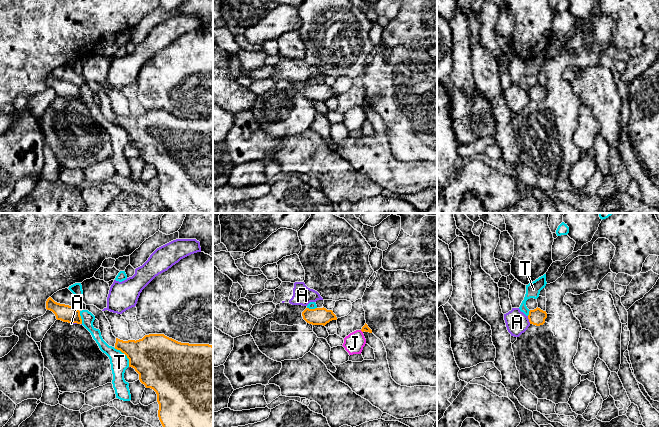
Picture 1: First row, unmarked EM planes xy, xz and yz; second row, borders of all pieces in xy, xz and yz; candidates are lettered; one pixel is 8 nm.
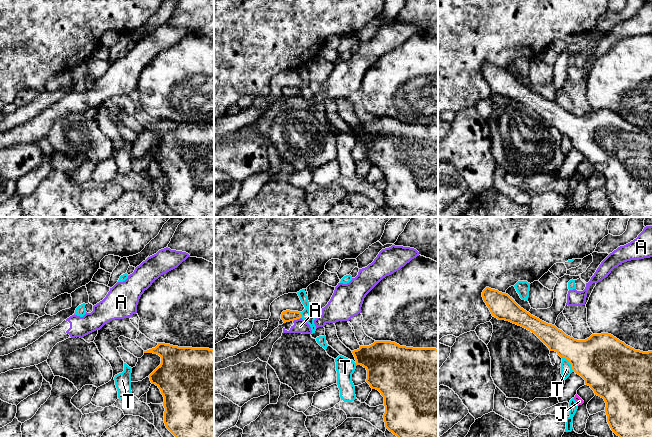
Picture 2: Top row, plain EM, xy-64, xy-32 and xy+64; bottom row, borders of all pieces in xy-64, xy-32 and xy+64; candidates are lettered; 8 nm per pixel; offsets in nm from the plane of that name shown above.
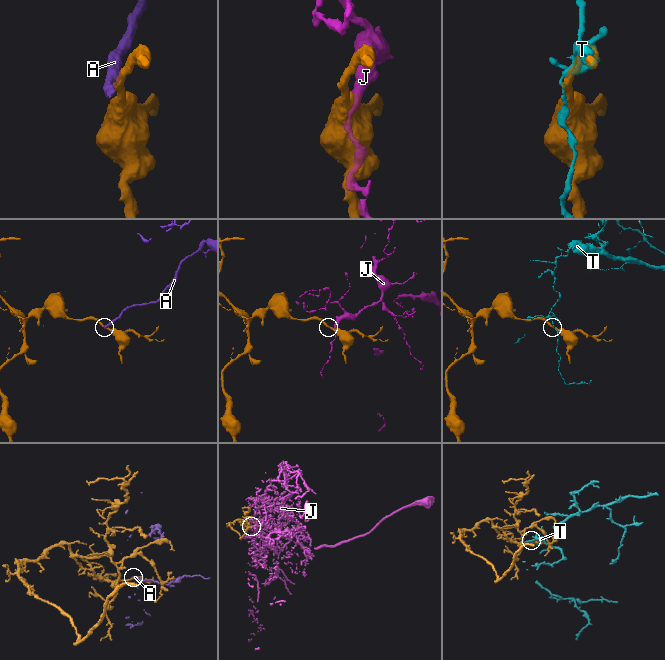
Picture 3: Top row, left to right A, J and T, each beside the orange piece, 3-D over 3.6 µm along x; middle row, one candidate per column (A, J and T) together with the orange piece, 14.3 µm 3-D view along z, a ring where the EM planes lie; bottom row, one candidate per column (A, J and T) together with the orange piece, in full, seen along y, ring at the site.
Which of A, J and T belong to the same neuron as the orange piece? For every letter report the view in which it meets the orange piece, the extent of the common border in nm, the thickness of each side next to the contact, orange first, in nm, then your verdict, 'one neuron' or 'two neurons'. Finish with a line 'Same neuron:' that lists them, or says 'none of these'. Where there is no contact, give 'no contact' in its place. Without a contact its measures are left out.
A: yz | 70 nm | 130/180 nm | two neurons
J: no contact | two neurons
T: xy | 200 nm | 380/150 nm | two neurons
Same neuron: none of these

